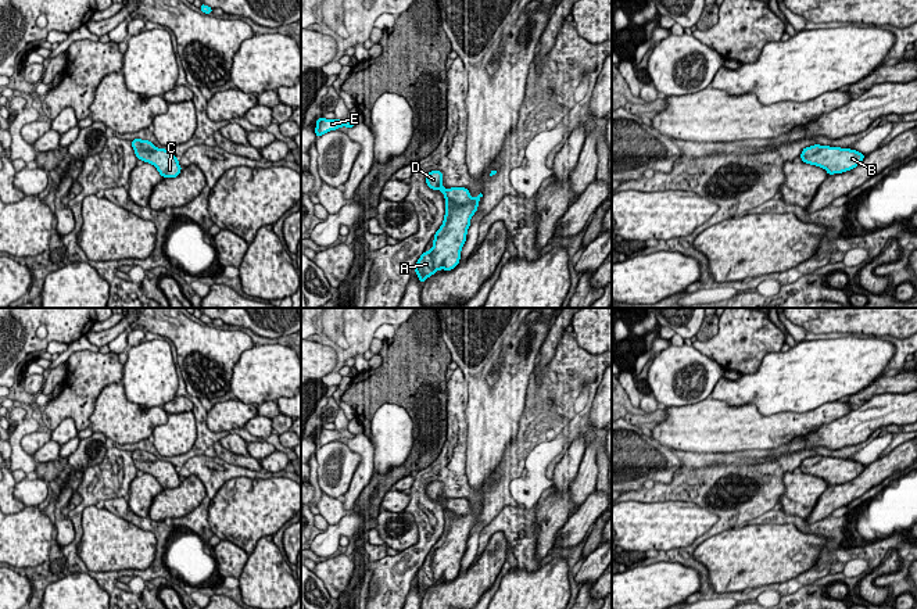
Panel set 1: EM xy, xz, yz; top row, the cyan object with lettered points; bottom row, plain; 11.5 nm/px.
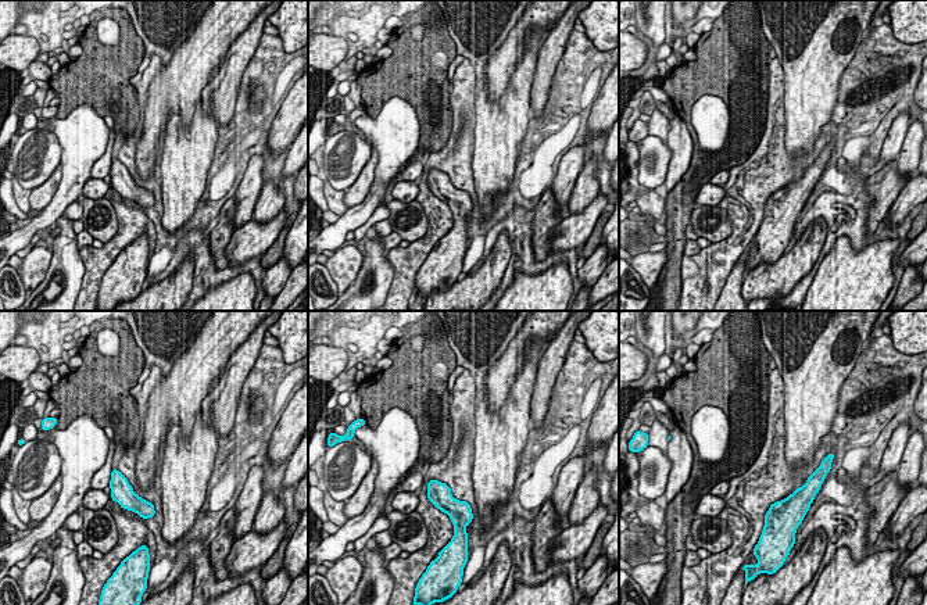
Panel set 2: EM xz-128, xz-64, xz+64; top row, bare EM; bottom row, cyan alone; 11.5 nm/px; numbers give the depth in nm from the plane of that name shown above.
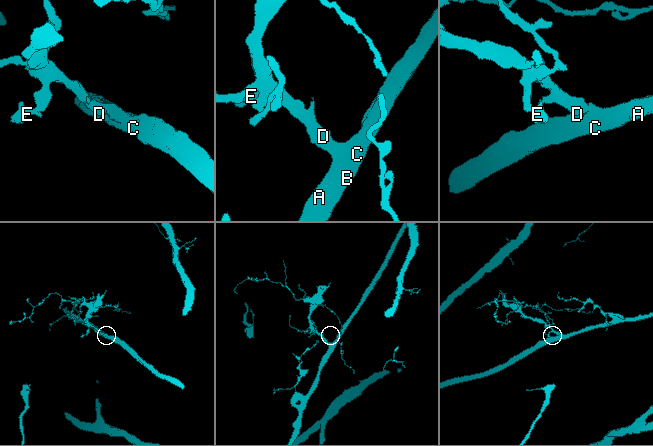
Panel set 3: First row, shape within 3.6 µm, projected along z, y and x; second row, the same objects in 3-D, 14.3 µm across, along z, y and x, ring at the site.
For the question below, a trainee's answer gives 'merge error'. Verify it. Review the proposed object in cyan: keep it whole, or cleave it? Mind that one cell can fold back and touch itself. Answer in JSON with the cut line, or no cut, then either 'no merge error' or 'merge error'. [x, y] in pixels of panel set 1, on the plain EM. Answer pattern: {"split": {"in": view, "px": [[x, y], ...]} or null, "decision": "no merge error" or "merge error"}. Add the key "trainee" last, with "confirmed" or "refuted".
{"split": null, "decision": "no merge error", "trainee": "refuted"}

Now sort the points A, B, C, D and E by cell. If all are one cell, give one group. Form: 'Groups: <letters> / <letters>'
Groups: A B C D E

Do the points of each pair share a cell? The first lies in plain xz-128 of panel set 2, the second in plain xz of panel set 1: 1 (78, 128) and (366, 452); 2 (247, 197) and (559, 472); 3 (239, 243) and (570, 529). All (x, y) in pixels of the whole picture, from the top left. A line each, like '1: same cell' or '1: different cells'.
1: different cells
2: same cell
3: same cell

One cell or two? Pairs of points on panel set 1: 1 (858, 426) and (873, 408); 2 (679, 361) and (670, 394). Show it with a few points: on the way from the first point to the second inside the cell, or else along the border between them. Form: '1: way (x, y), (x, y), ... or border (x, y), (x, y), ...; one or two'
1: way (862, 422), (871, 412); one
2: way (676, 369), (670, 386); one

